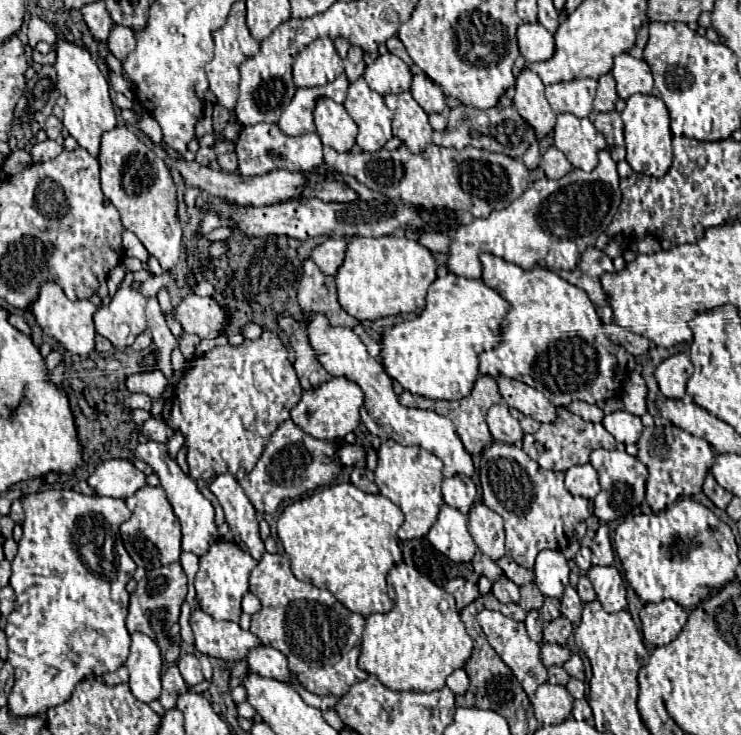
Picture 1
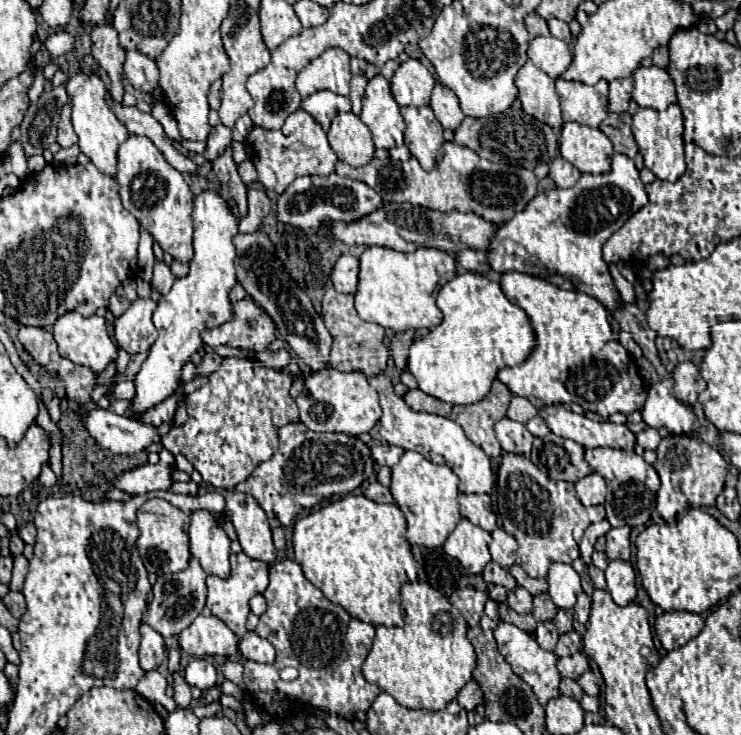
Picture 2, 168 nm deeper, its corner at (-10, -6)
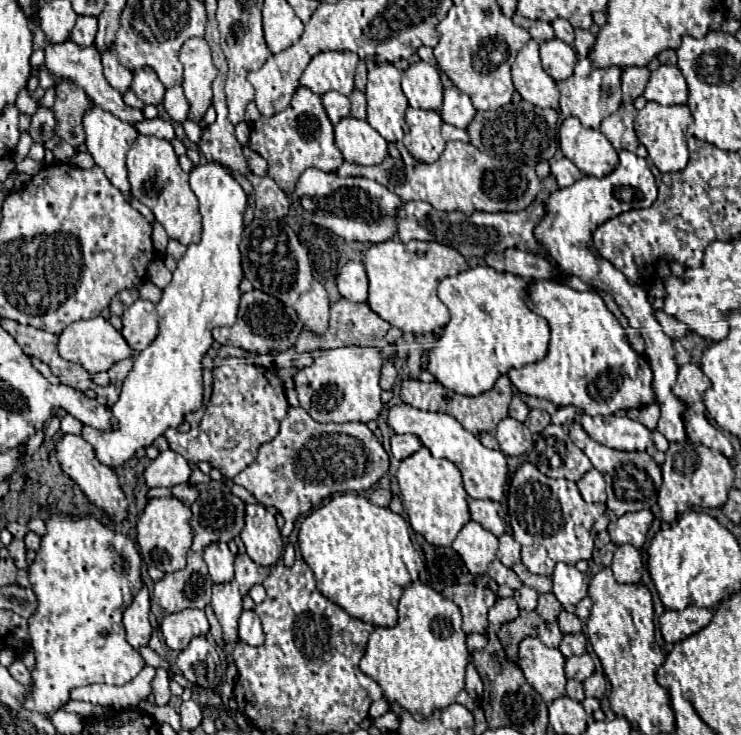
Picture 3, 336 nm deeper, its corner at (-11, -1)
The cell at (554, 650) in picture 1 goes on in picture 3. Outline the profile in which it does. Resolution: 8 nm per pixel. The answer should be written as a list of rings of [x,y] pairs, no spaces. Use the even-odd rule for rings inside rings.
[[[582,654],[582,656],[570,656],[566,660],[566,678],[574,678],[578,682],[582,682],[584,678],[588,678],[594,672],[594,662],[590,658],[590,654]]]

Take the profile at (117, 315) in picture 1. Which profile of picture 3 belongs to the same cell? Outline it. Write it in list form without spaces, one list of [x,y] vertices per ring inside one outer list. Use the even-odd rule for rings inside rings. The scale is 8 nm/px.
[[[138,298],[122,314],[122,336],[134,354],[142,352],[154,342],[158,334],[158,314],[156,304],[144,298]]]

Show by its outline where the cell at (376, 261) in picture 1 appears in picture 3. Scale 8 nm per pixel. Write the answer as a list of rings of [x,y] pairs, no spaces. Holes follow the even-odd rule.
[[[396,238],[372,244],[364,254],[364,268],[368,274],[368,306],[388,324],[402,332],[426,334],[438,332],[448,322],[448,308],[438,300],[438,282],[446,276],[454,276],[462,270],[464,258],[460,252],[438,242],[412,240],[408,244],[396,242]]]

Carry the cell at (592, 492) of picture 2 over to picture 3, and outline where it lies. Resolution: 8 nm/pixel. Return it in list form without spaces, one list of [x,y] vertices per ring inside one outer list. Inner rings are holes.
[[[590,470],[578,480],[578,490],[586,502],[606,502],[606,492],[604,492],[604,478],[598,470]]]

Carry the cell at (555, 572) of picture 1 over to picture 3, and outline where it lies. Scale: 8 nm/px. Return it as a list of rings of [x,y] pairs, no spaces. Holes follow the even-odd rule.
[[[558,562],[554,568],[554,574],[552,574],[552,580],[554,580],[554,588],[552,588],[554,596],[570,612],[588,594],[586,576],[572,564]]]

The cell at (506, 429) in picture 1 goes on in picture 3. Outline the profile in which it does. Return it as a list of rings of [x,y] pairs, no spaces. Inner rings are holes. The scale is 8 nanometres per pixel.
[[[506,416],[496,426],[496,438],[500,442],[500,450],[506,456],[522,456],[532,446],[532,432],[518,420]]]

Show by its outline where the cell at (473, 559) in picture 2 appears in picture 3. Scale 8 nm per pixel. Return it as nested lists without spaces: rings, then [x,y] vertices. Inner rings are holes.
[[[468,522],[452,542],[452,548],[460,554],[470,574],[484,574],[488,564],[496,558],[498,538],[484,530],[478,522]]]

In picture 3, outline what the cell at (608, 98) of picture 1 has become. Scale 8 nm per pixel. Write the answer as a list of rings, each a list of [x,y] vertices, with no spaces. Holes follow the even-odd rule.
[[[624,68],[622,70],[622,102],[624,104],[632,104],[632,100],[644,92],[648,74],[650,74],[648,68]]]

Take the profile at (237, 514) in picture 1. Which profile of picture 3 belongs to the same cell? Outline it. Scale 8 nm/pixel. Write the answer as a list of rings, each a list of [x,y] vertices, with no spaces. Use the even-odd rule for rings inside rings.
[[[246,504],[246,526],[240,538],[246,554],[260,566],[276,564],[284,548],[276,518],[260,504]]]

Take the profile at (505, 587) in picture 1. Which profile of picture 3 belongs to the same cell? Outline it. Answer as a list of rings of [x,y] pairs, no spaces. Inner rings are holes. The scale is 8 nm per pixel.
[[[522,586],[514,592],[514,600],[518,602],[520,610],[534,610],[536,608],[536,600],[538,600],[538,592],[530,586]]]

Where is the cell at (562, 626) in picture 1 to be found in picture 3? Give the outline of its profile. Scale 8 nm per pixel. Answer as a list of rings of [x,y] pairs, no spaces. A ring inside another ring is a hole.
[[[582,632],[578,634],[566,634],[560,642],[560,652],[568,658],[568,656],[578,656],[586,652],[586,636]]]

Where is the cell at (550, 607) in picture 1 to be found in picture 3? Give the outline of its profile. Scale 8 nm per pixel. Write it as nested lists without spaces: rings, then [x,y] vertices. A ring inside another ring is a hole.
[[[566,610],[560,612],[558,624],[560,624],[562,634],[574,634],[574,632],[580,632],[580,628],[582,628],[578,616],[576,616],[576,614],[570,614],[570,612],[566,612]]]

